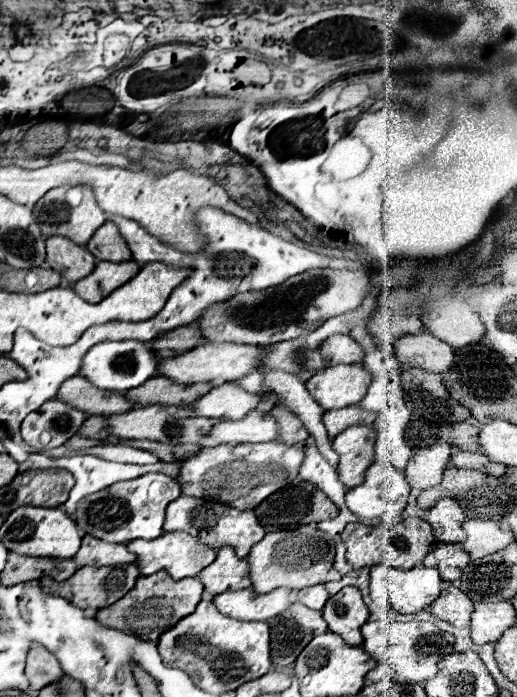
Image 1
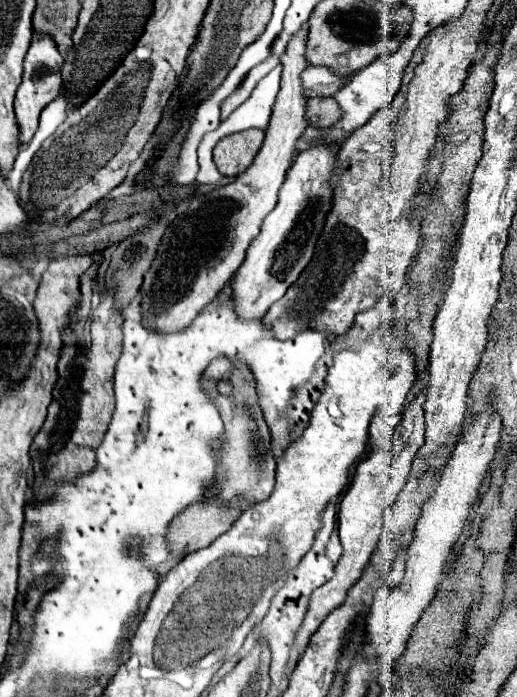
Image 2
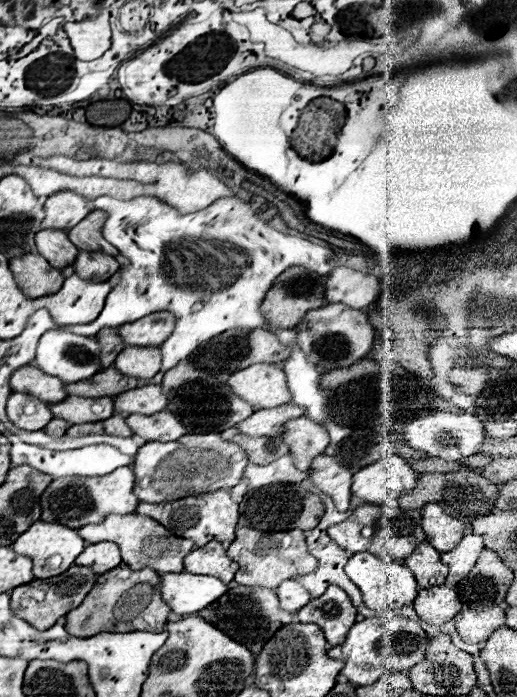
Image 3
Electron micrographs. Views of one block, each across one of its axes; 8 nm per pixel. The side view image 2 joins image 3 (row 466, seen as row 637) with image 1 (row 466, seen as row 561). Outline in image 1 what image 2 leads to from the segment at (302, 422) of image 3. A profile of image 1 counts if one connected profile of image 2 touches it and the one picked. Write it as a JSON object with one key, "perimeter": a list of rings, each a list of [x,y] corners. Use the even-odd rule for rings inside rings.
{"perimeter":[[[350,426],[334,438],[332,448],[340,456],[338,476],[346,488],[360,486],[364,472],[376,460],[376,430],[370,426]]]}

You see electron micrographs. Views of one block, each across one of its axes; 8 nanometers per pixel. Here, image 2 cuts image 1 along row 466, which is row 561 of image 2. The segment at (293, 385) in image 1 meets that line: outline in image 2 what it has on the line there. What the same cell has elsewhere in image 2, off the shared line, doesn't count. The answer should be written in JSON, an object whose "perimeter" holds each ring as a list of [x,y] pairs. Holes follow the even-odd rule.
{"perimeter":[[[334,530],[332,538],[330,538],[330,542],[328,542],[326,552],[328,552],[328,558],[332,558],[332,562],[338,562],[340,556],[342,556],[342,544],[340,544],[340,538],[338,538],[338,532],[336,532],[336,530]]]}

